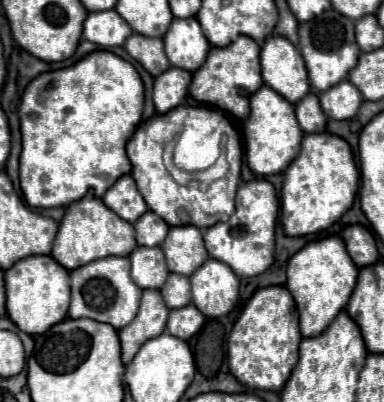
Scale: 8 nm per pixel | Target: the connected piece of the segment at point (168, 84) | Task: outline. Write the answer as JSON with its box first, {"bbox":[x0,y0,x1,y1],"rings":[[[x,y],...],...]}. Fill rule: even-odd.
{"bbox":[154,67,192,115],"rings":[[[170,67],[154,79],[154,105],[160,115],[186,101],[190,79],[192,75],[188,71],[176,67]]]}

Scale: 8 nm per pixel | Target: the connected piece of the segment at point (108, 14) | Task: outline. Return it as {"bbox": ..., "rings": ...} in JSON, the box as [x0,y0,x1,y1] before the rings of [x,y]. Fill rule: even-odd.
{"bbox":[84,11,132,47],"rings":[[[96,11],[88,13],[84,21],[84,39],[98,47],[116,47],[124,45],[124,41],[132,35],[130,25],[114,11]]]}

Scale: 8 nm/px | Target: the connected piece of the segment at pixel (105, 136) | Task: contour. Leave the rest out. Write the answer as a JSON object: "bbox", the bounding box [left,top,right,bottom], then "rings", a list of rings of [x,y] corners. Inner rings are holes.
{"bbox":[20,51,144,207],"rings":[[[94,51],[78,63],[32,79],[20,103],[20,187],[30,207],[68,207],[84,195],[100,199],[122,175],[132,171],[126,143],[142,123],[144,85],[138,71],[110,51]]]}

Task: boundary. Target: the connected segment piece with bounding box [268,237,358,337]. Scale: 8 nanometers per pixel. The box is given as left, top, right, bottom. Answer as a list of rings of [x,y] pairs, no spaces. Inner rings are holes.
[[[324,237],[318,241],[310,241],[304,249],[292,255],[286,264],[286,275],[287,281],[284,285],[268,287],[288,287],[300,313],[302,337],[316,337],[332,323],[334,315],[346,309],[346,303],[356,285],[358,267],[350,263],[350,255],[346,255],[342,239]]]

